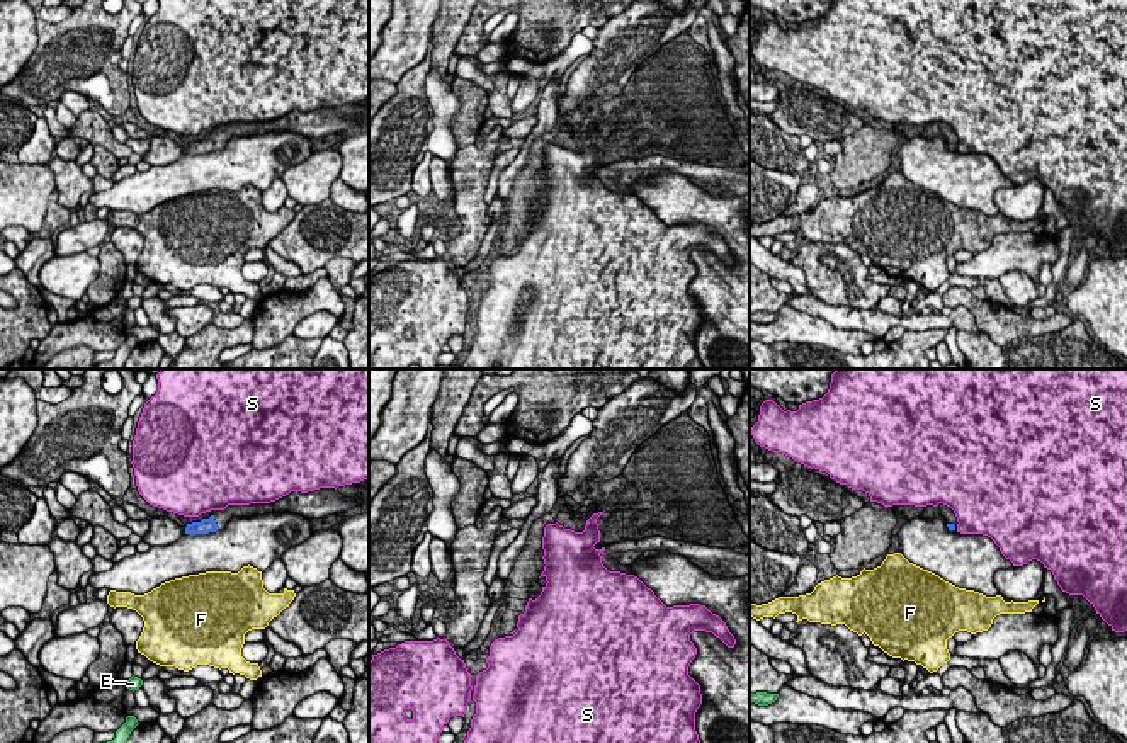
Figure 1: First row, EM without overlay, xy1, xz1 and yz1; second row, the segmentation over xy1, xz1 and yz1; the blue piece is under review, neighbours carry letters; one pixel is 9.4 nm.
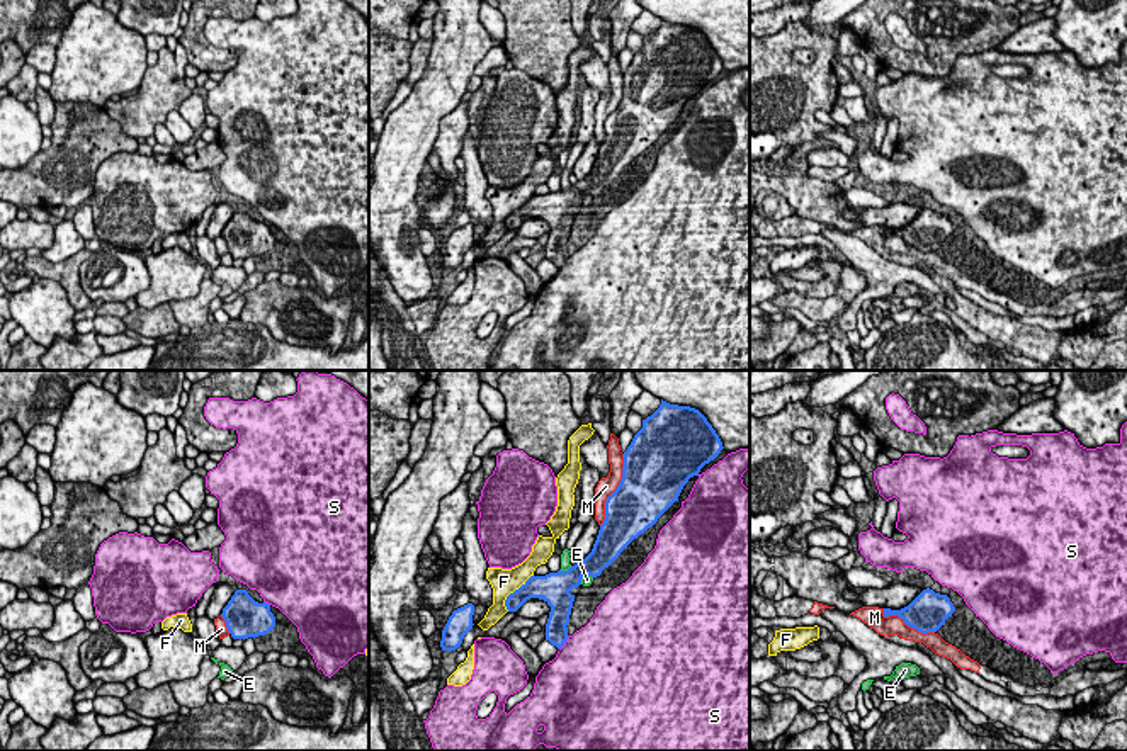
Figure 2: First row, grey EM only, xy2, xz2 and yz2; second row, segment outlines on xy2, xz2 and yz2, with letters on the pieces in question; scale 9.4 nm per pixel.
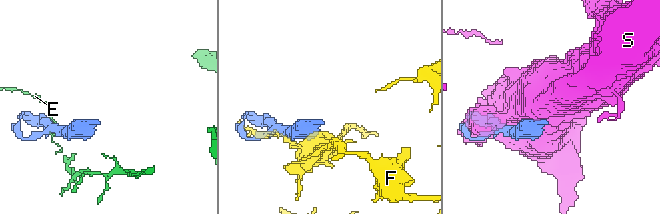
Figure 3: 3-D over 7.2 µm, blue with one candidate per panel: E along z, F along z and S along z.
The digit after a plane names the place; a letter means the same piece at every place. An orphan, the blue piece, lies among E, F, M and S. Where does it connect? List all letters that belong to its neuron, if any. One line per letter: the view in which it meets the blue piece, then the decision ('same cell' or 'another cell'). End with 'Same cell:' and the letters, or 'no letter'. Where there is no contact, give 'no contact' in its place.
E: meets blue in xz2; another cell
F: meets blue in xz2; another cell
M: meets blue in xz2; another cell
S: meets blue in xz2; another cell
Same cell: no letter

